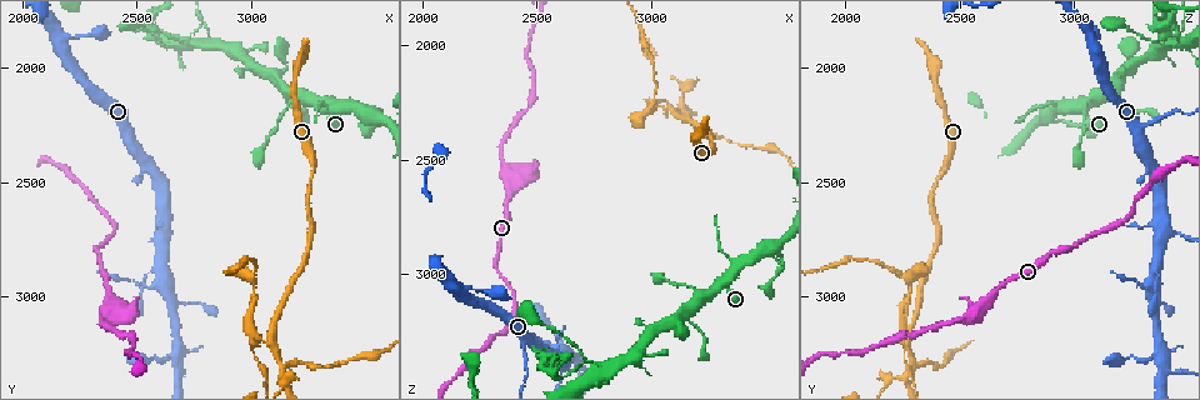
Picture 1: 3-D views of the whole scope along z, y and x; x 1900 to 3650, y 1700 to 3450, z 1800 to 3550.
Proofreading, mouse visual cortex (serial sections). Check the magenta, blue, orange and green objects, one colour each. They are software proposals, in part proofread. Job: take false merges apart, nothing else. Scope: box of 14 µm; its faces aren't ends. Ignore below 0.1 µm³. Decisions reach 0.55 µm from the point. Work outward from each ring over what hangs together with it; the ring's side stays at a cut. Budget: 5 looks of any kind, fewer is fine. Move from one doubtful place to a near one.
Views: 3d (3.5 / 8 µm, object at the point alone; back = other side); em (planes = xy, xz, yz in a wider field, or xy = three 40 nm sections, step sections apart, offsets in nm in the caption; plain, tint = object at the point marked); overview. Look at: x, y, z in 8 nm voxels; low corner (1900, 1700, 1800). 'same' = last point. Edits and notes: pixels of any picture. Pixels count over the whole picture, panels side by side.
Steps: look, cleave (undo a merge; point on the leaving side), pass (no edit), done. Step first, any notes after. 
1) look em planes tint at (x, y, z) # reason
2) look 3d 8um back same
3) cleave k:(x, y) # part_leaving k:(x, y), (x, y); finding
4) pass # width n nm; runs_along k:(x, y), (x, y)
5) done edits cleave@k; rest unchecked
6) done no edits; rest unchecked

look 3d 3.5um at (3130, 3310, 2300) # looks like a crossing

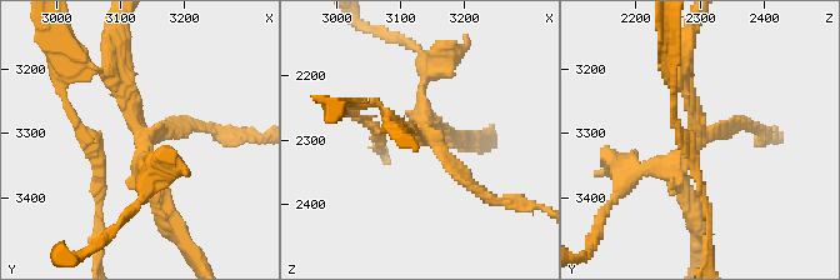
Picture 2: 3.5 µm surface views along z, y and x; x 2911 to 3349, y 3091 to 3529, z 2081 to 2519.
look em xy step 5 tint at (3135, 3300, 2300) # now the EM

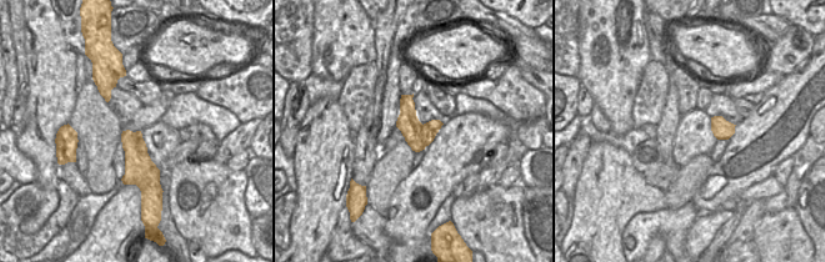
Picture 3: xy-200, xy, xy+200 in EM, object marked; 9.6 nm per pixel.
cleave 2:(434, 68) # width 260 nm; part_leaving 2:(429, 138), (490, 199), (525, 205); a second cell is stuck on

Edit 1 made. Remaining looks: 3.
look overview

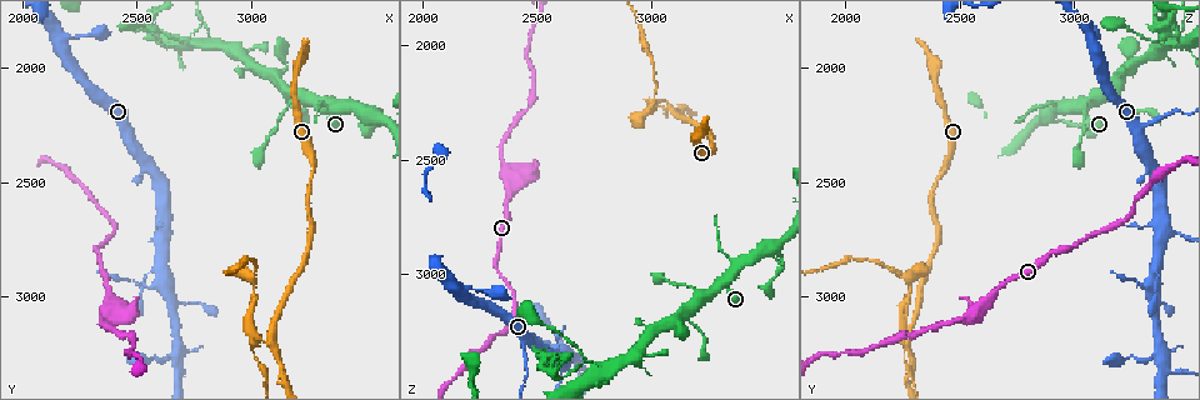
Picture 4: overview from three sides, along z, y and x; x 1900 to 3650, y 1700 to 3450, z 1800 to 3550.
look 3d 3.5um at (2700, 1890, 3370)

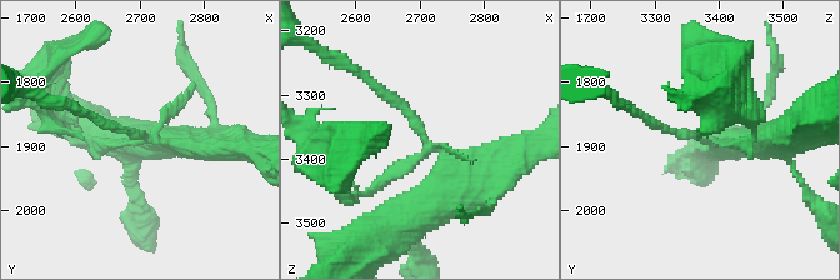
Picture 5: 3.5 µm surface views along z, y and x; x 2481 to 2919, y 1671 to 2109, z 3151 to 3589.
look em planes tint at (2710, 1880, 3370) # now the EM

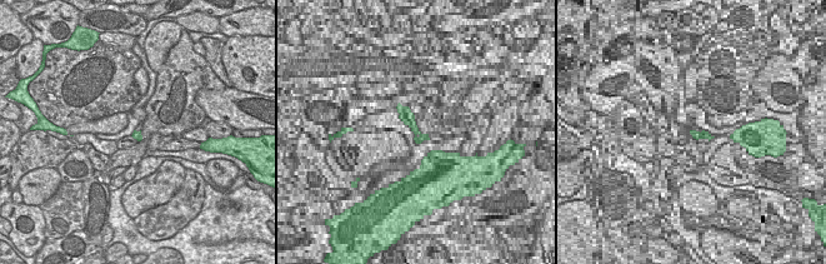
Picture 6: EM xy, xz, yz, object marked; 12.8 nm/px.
pass # runs_along 5:(496, 166), (459, 166), (370, 84); one cell here

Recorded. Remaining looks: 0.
done edits cleave@2; rest unchecked

